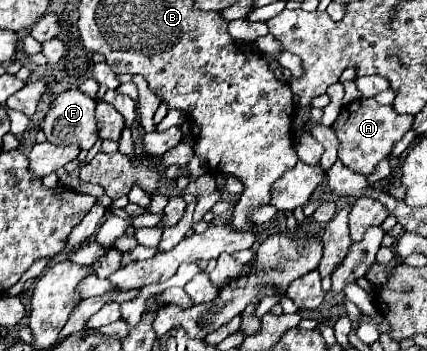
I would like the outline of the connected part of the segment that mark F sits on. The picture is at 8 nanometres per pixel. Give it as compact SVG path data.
M80 89L54 95L42 125L46 139L50 143L72 143L80 149L90 149L98 139L94 107L96 101Z

